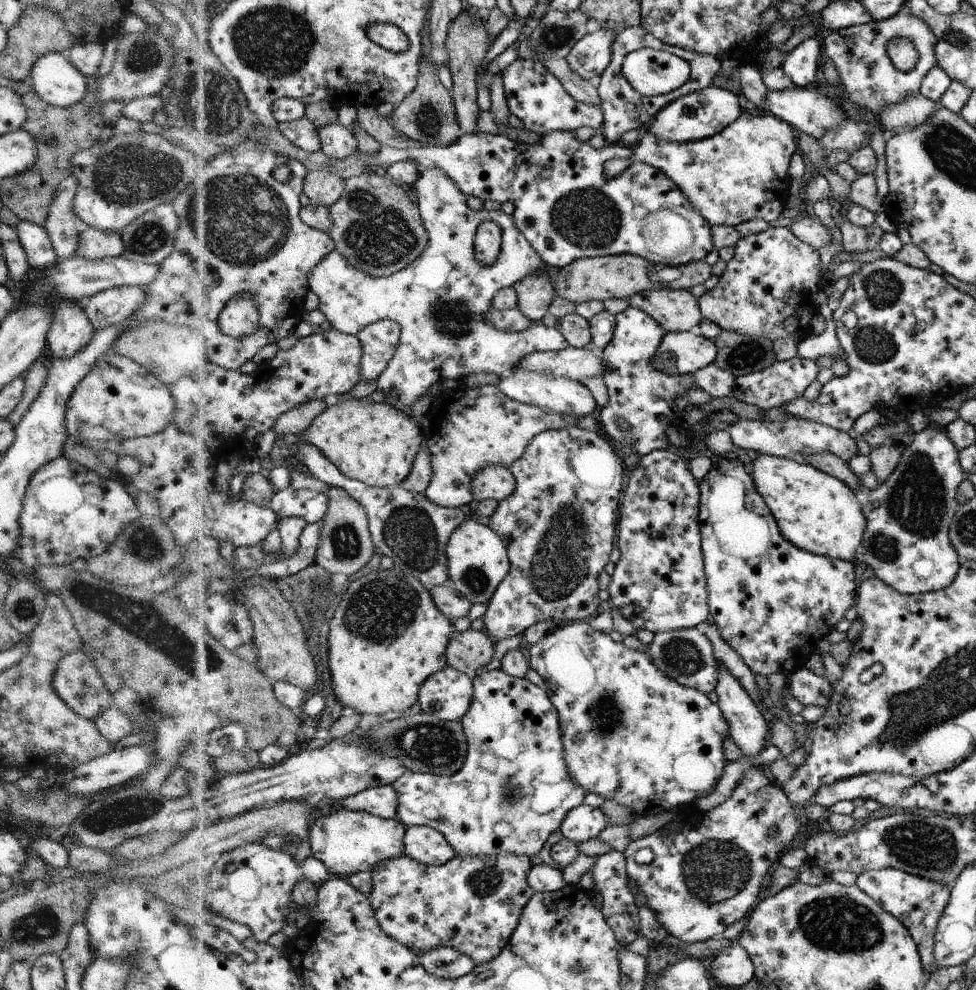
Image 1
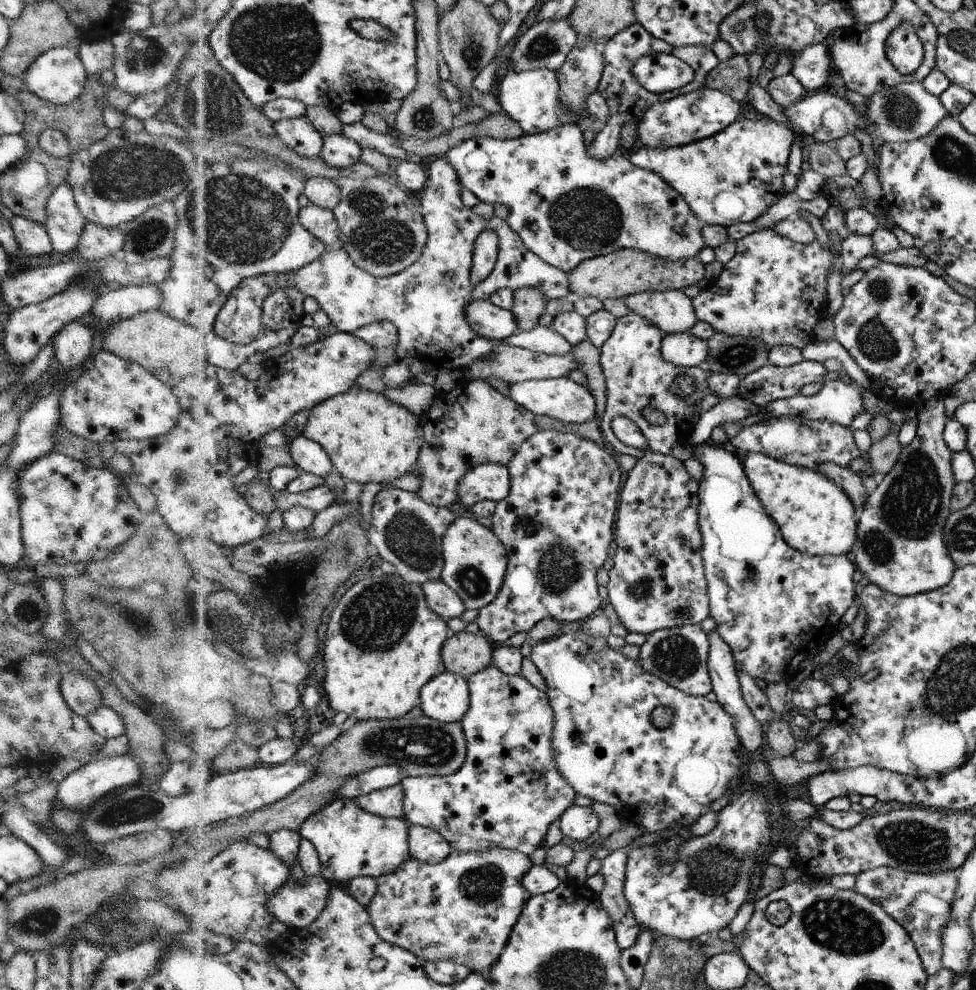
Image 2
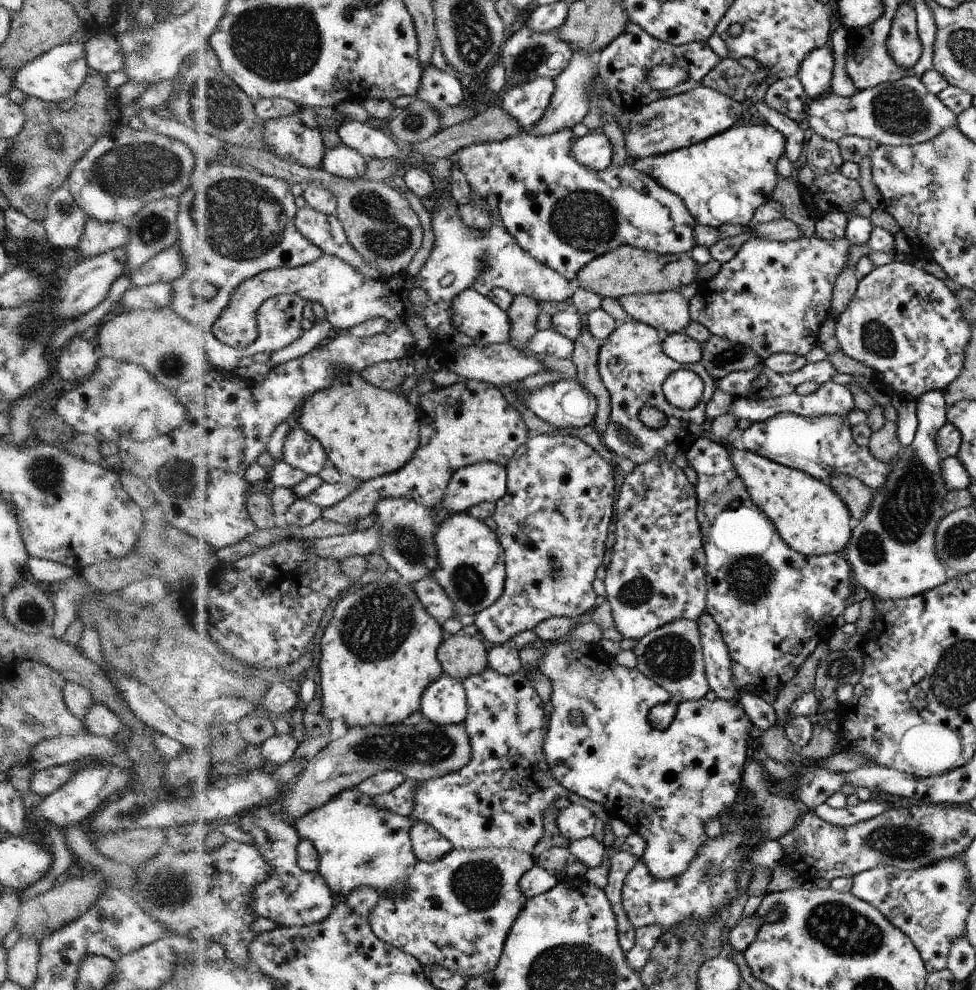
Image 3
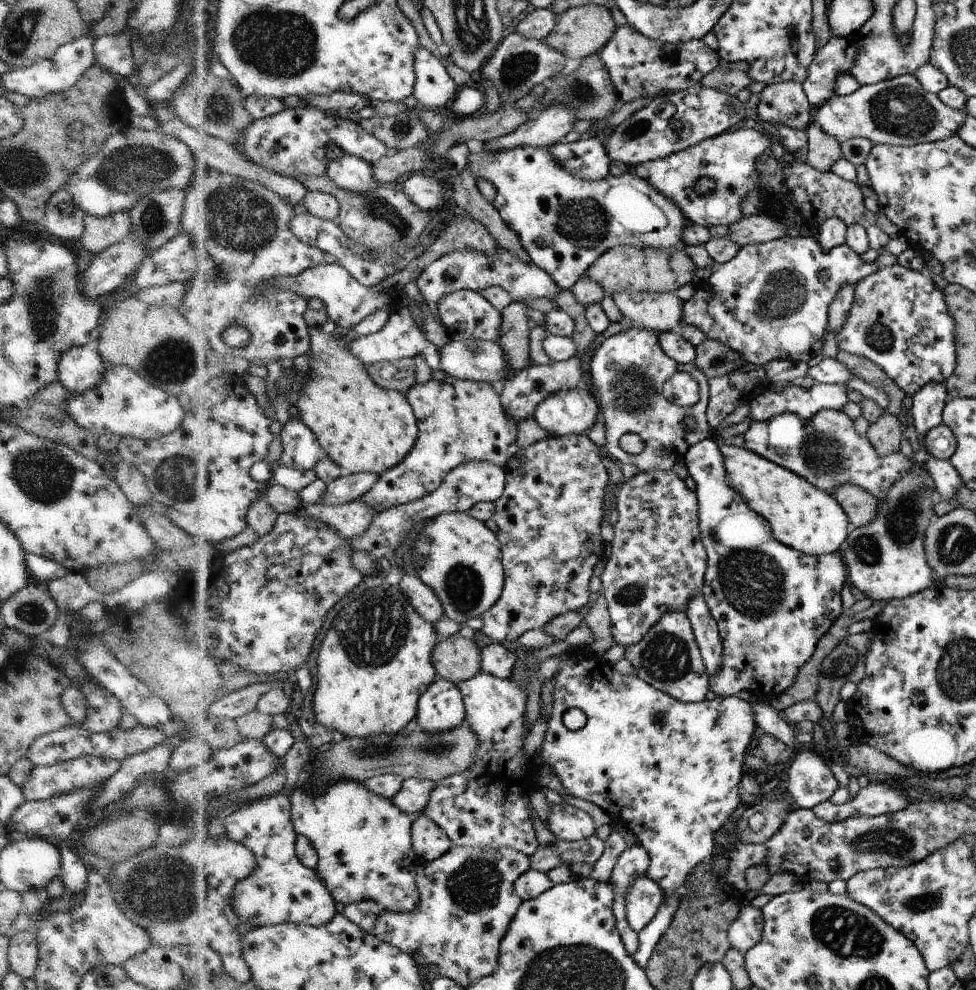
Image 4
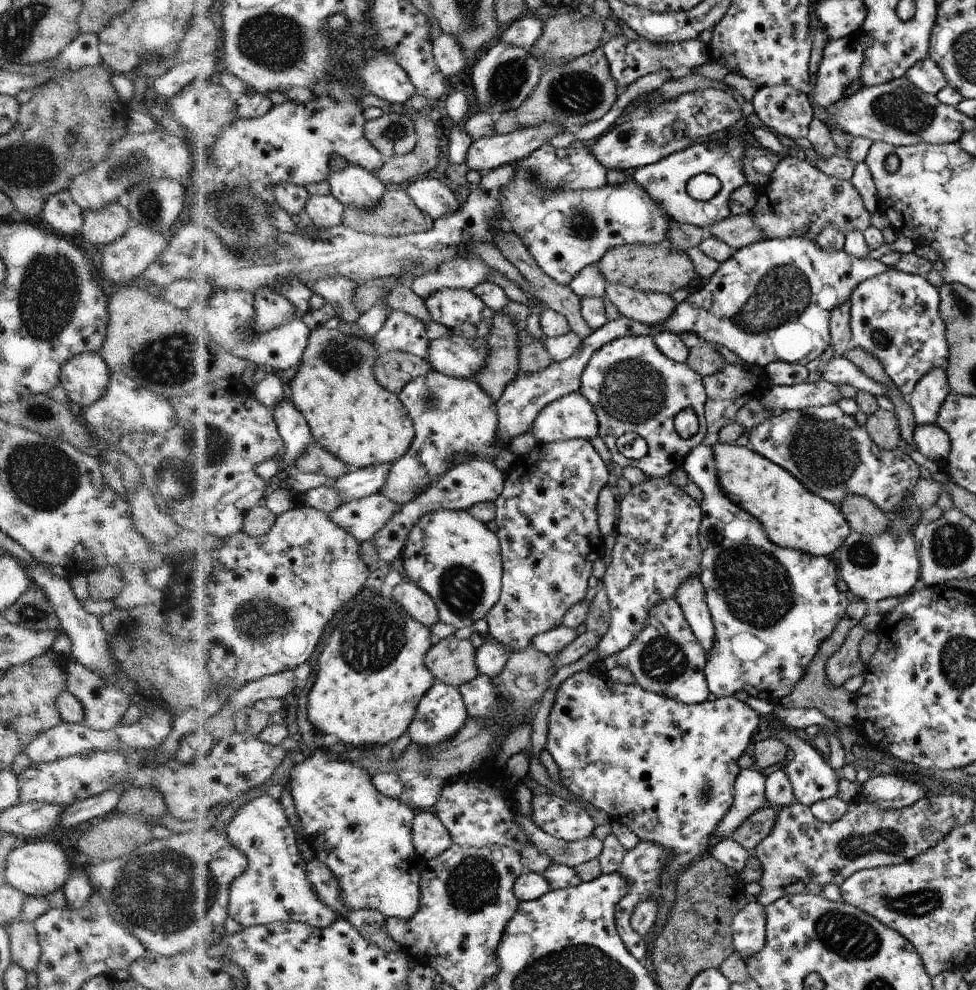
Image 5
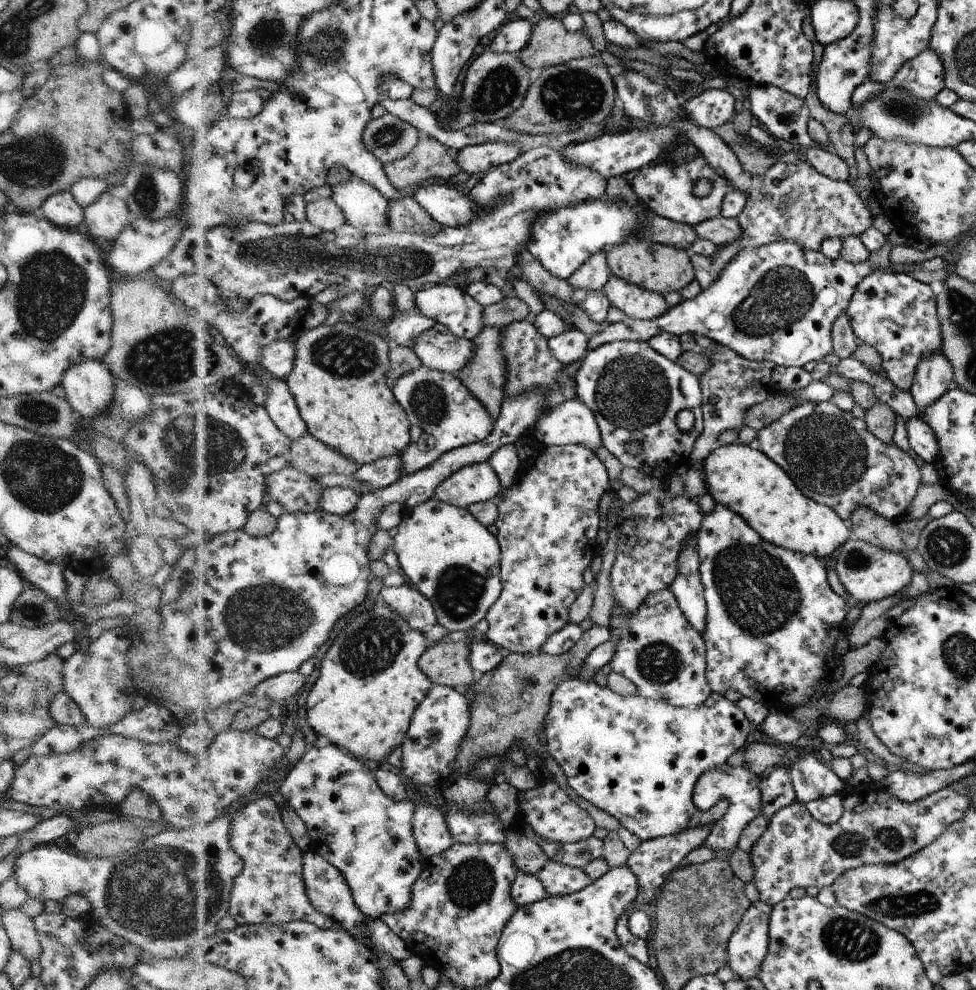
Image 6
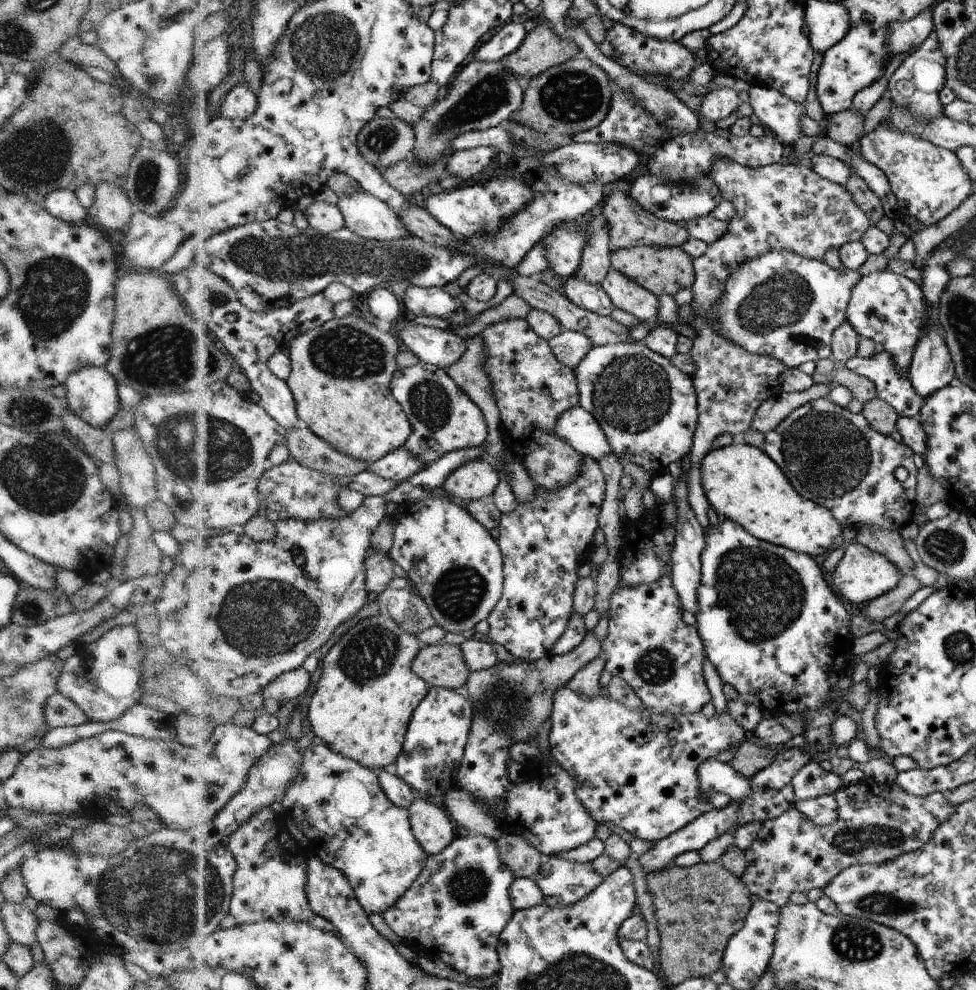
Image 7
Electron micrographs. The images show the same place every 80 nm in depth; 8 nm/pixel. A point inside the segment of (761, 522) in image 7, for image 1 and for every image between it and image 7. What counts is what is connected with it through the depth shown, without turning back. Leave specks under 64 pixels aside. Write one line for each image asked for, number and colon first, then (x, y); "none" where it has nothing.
1: (819, 513)
2: (815, 515)
3: (810, 516)
4: (801, 516)
5: (792, 517)
6: (741, 477)

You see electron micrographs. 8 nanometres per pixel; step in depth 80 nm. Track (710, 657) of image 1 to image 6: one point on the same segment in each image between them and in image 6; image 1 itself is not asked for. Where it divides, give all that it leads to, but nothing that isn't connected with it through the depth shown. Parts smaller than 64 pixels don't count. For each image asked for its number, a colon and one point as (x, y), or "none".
2: (680, 655)
3: (672, 655)
4: (668, 658)
5: (667, 658)
6: (657, 648)

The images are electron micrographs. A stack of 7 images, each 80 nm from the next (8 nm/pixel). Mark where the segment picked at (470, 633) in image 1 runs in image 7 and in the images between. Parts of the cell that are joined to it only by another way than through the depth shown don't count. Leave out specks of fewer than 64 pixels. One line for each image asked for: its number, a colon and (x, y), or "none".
2: (465, 654)
3: (462, 656)
4: (457, 659)
5: (452, 660)
6: (447, 663)
7: (442, 665)

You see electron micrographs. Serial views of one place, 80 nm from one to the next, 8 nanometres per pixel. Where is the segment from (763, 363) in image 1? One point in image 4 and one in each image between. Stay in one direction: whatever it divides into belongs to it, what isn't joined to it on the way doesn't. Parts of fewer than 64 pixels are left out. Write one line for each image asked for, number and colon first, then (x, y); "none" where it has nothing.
2: (737, 355)
3: (721, 357)
4: (715, 359)

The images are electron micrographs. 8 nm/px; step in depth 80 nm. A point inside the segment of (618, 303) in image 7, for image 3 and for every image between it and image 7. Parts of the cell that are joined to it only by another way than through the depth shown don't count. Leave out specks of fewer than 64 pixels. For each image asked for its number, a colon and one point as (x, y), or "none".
3: (668, 311)
4: (659, 312)
5: (650, 308)
6: (636, 302)

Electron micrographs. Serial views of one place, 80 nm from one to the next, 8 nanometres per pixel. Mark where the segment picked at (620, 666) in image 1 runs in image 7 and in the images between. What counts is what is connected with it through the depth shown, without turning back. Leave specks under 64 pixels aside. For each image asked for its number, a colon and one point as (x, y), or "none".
2: (606, 743)
3: (666, 785)
4: (667, 770)
5: (645, 759)
6: (638, 759)
7: (637, 769)

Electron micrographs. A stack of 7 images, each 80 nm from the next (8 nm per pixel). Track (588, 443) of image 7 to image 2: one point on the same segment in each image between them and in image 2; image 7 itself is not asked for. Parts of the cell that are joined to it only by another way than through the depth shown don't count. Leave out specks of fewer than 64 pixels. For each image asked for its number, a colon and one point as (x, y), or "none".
2: (560, 398)
3: (565, 404)
4: (570, 411)
5: (570, 417)
6: (572, 423)

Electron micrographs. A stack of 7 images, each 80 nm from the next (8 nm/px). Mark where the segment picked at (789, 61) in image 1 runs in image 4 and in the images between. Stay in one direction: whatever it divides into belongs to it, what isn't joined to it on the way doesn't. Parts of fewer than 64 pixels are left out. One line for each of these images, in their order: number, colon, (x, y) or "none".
2: (811, 67)
3: (815, 73)
4: (836, 56)

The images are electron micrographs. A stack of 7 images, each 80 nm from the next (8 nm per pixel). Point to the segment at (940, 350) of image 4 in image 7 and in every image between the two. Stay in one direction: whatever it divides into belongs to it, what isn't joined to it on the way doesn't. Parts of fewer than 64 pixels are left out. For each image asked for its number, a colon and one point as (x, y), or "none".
5: (894, 315)
6: (891, 311)
7: (889, 308)

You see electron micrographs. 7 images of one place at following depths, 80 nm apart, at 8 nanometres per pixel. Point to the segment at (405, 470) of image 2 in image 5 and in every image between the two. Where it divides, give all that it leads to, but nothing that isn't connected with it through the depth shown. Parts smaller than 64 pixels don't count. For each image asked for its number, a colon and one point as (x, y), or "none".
3: (369, 432)
4: (365, 427)
5: (352, 413)

